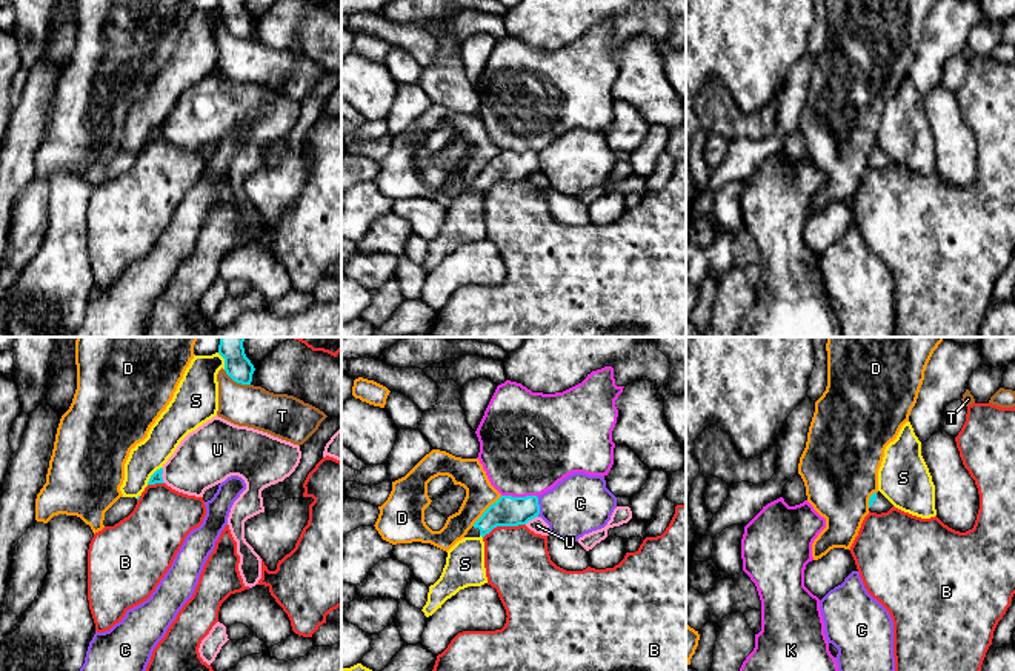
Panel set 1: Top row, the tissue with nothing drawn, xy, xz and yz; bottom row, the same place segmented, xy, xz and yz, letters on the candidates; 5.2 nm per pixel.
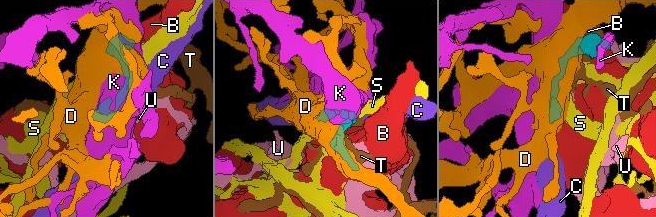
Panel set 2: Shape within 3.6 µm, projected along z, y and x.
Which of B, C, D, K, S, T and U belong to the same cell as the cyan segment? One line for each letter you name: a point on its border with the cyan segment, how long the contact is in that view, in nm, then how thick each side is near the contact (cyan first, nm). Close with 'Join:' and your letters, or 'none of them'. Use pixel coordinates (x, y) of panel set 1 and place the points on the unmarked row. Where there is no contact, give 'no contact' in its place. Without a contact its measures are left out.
Join: none of them

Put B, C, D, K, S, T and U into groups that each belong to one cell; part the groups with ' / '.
B / C / D / K / S / T / U

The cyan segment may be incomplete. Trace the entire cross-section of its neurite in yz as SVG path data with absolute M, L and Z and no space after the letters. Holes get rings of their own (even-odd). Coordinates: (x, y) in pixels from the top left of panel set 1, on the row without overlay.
M878 146L874 148L869 154L869 166L870 168L887 168L894 160Z

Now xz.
M501 151L474 179L464 192L484 192L497 182L518 182L538 172L540 160L537 151L512 152Z

